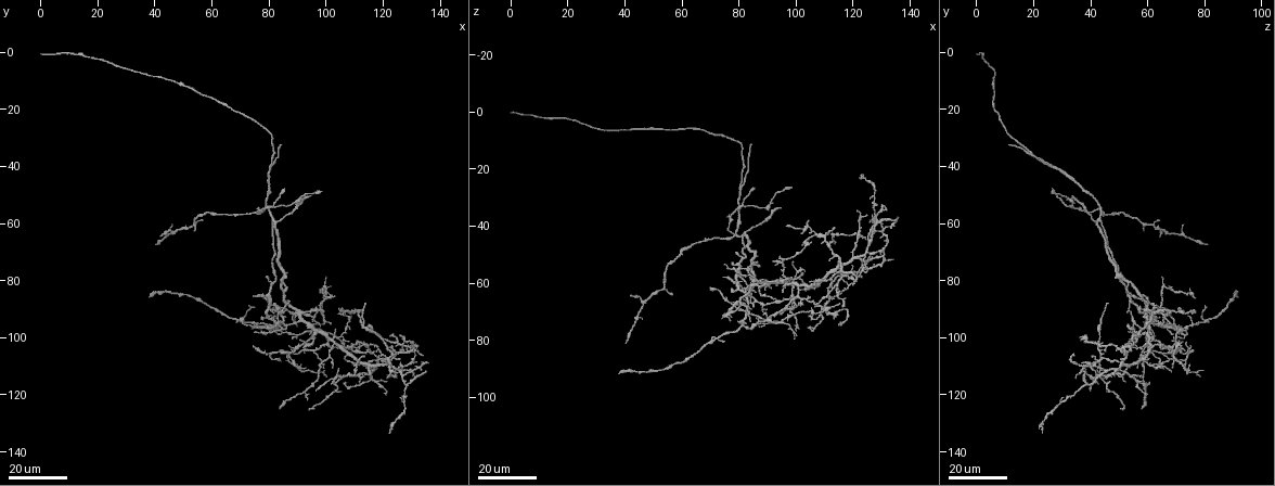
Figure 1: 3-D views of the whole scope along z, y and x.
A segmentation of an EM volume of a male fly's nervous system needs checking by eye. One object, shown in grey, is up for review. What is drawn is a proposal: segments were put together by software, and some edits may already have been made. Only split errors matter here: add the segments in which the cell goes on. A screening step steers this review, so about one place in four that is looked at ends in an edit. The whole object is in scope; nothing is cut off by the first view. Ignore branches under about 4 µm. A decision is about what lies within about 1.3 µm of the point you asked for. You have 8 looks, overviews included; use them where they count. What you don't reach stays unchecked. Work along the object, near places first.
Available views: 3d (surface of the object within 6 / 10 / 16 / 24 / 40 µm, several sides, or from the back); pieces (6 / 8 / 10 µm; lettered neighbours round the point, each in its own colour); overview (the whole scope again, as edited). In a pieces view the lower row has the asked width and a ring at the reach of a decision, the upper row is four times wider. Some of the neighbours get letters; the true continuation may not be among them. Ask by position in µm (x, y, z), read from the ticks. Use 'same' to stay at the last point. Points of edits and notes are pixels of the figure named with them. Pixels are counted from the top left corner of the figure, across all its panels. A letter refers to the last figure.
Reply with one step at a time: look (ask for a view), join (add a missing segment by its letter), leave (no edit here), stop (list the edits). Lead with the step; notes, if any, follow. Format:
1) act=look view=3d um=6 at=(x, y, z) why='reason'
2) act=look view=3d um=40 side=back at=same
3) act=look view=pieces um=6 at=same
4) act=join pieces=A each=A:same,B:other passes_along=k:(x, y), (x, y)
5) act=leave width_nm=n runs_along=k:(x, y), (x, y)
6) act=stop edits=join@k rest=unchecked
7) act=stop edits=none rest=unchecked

act=look view=3d um=24 at=(84, 32, 12)

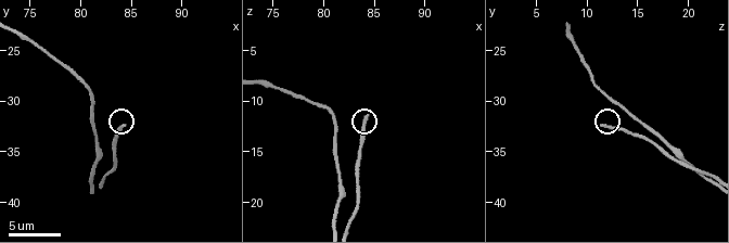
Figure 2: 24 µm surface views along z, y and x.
act=look view=pieces um=10 at=(84.2, 32.2, 11.4) why='see the neighbours'

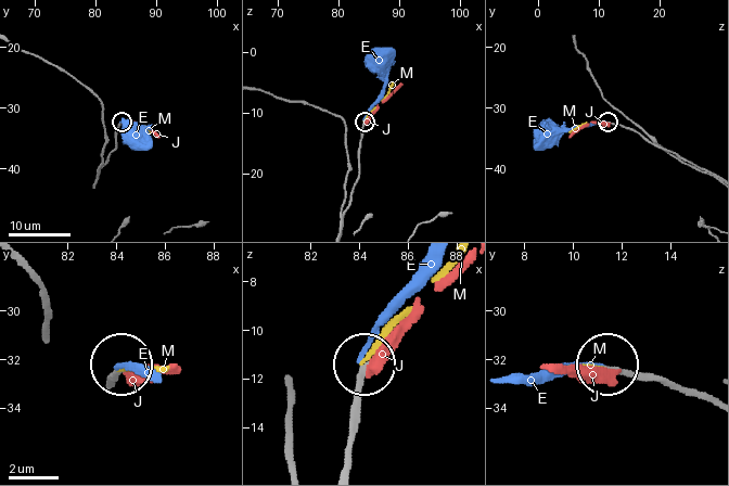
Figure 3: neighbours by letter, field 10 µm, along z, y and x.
act=join pieces=M each=E:other,J:other,M:same passes_along=3:(111, 385), (122, 369), (165, 369) found='it goes on there'

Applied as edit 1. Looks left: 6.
act=look view=overview

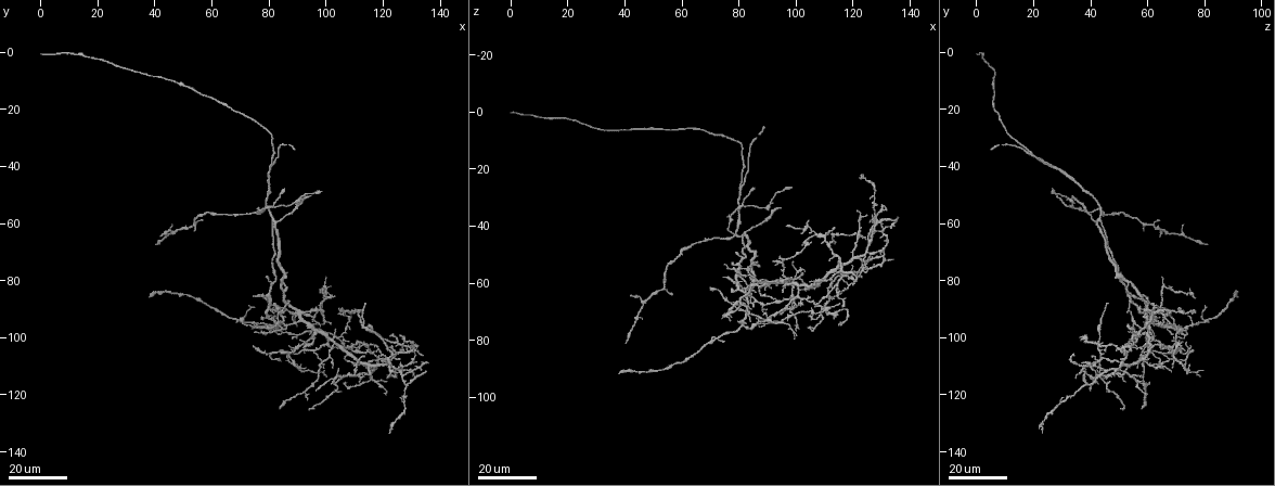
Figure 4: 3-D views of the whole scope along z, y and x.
act=look view=3d um=16 at=(86, 48, 27) why='branch stops here'

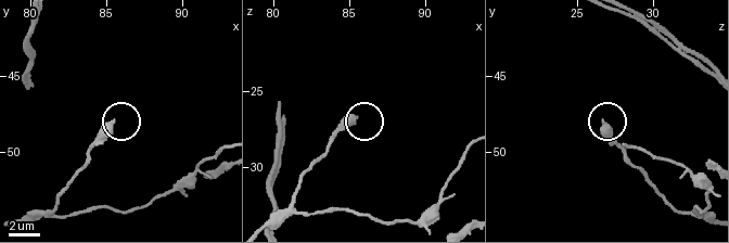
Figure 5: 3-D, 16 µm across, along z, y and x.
act=look view=pieces um=8 at=(85.4, 48.0, 26.8)

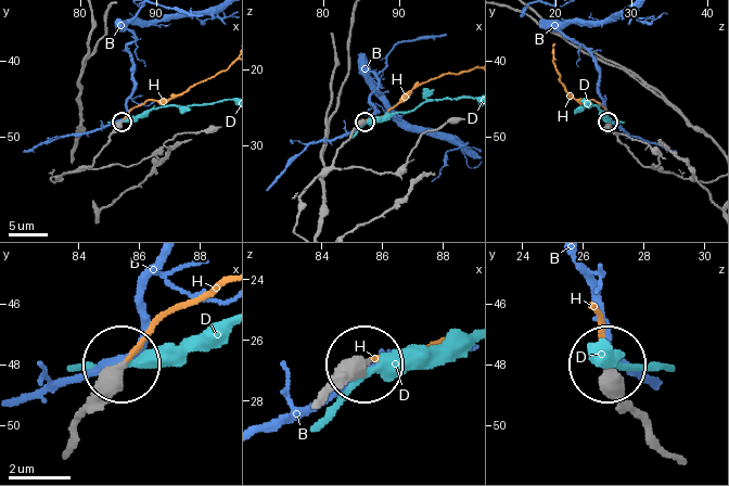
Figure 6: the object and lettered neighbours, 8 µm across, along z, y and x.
act=join pieces=H width_nm=360 each=B:other,D:other,H:same passes_along=6:(349, 135), (421, 84), (445, 73), (468, 71) found='it goes on there'

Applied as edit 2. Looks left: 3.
act=look view=overview

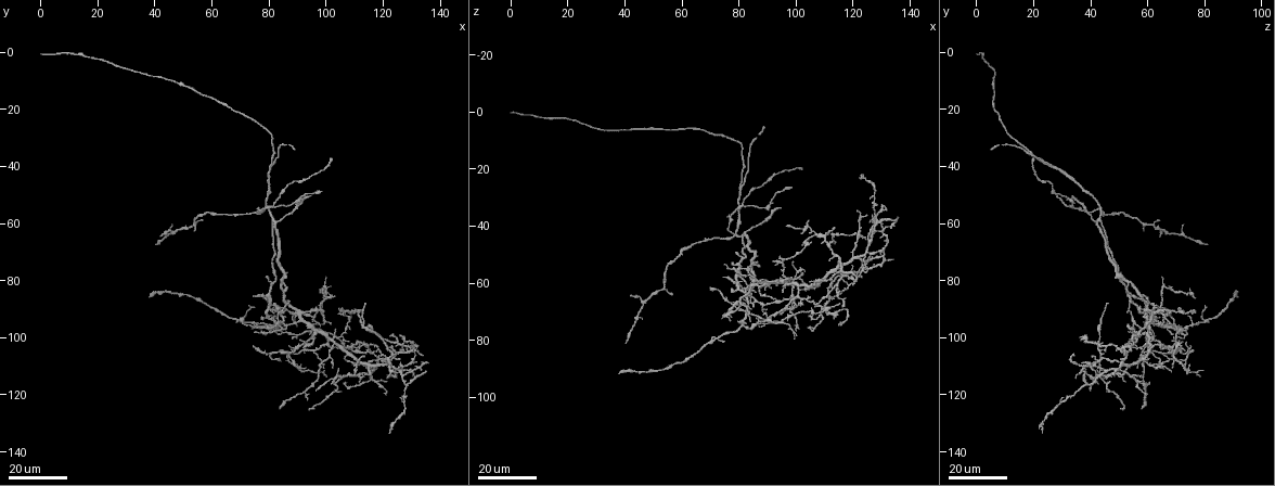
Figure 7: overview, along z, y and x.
act=look view=3d um=16 at=(94, 50, 34) why='thin end'

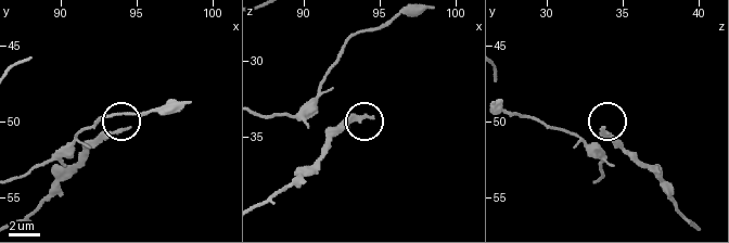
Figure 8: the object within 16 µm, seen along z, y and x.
act=look view=pieces um=8 at=(94.4, 50.4, 33.6) why='see the neighbours'

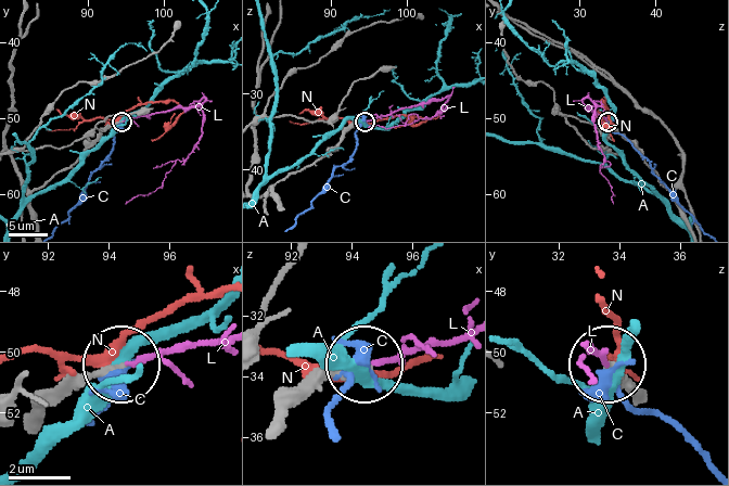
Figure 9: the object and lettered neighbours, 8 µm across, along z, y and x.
act=join pieces=L each=A:other,C:other,L:same,N:other passes_along=9:(636, 392), (592, 348) found='it goes on there'

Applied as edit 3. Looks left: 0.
act=stop edits=join@3,join@6,join@9 rest=unchecked

